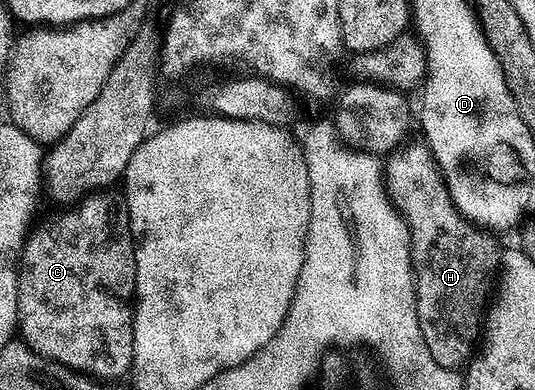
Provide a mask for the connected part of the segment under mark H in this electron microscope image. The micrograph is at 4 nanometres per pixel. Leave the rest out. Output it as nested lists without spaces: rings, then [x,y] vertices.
[[[423,141],[405,142],[383,160],[382,184],[389,201],[406,221],[412,242],[412,284],[416,286],[416,312],[426,349],[438,365],[460,369],[473,358],[482,335],[490,292],[502,266],[502,247],[496,244],[493,232],[477,226],[456,208],[444,175],[432,150]]]

